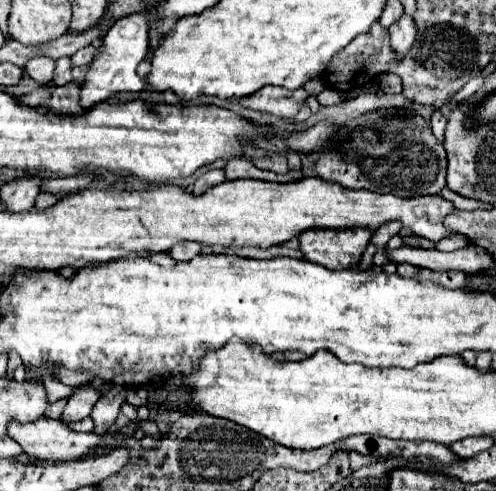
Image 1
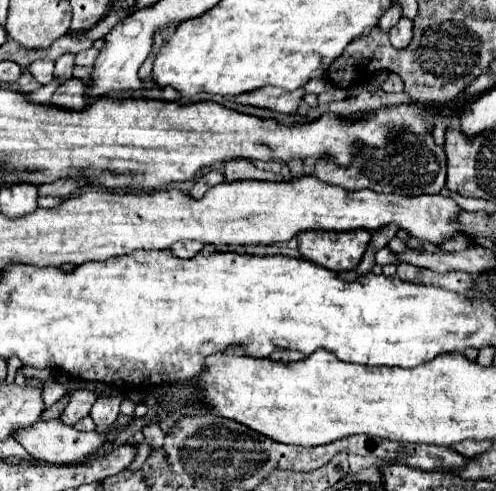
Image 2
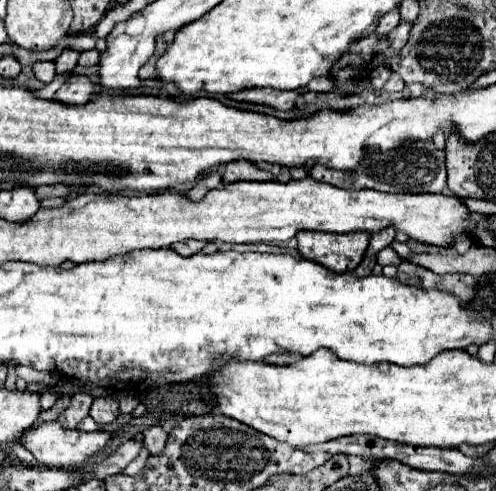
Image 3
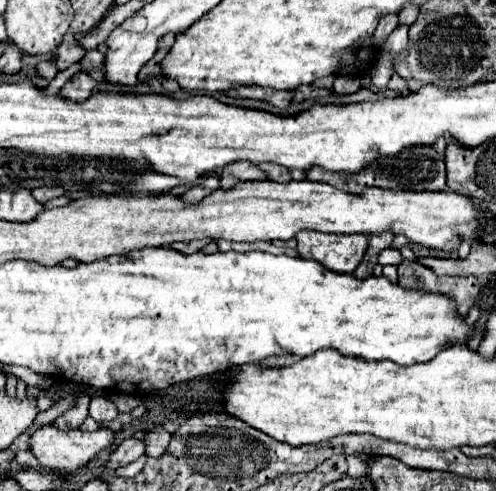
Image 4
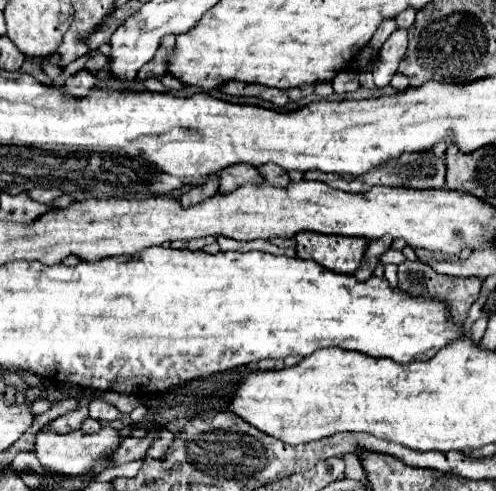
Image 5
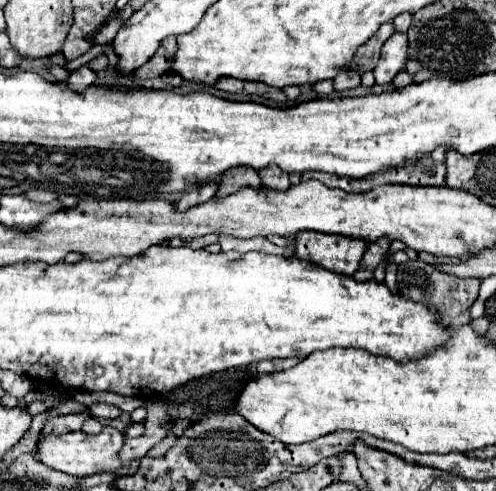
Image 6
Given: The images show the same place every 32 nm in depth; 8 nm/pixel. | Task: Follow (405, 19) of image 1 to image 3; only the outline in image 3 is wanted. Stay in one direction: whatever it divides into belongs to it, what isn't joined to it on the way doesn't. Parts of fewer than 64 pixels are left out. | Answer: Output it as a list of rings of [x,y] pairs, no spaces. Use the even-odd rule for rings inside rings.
[[[400,22],[400,24],[388,34],[388,44],[390,44],[390,48],[394,48],[394,50],[404,48],[406,42],[408,42],[408,32],[410,32],[410,24]]]

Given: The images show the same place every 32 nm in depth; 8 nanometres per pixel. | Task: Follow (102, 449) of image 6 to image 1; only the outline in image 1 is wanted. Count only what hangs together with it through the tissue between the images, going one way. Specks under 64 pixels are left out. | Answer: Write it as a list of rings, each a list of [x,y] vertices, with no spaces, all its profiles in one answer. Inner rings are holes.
[[[38,418],[30,424],[18,424],[18,422],[10,424],[8,436],[14,438],[28,456],[32,456],[36,460],[46,460],[46,462],[80,460],[90,450],[94,450],[100,444],[100,438],[102,438],[94,432],[76,432],[76,430],[68,428],[62,420],[46,420],[46,418]]]

